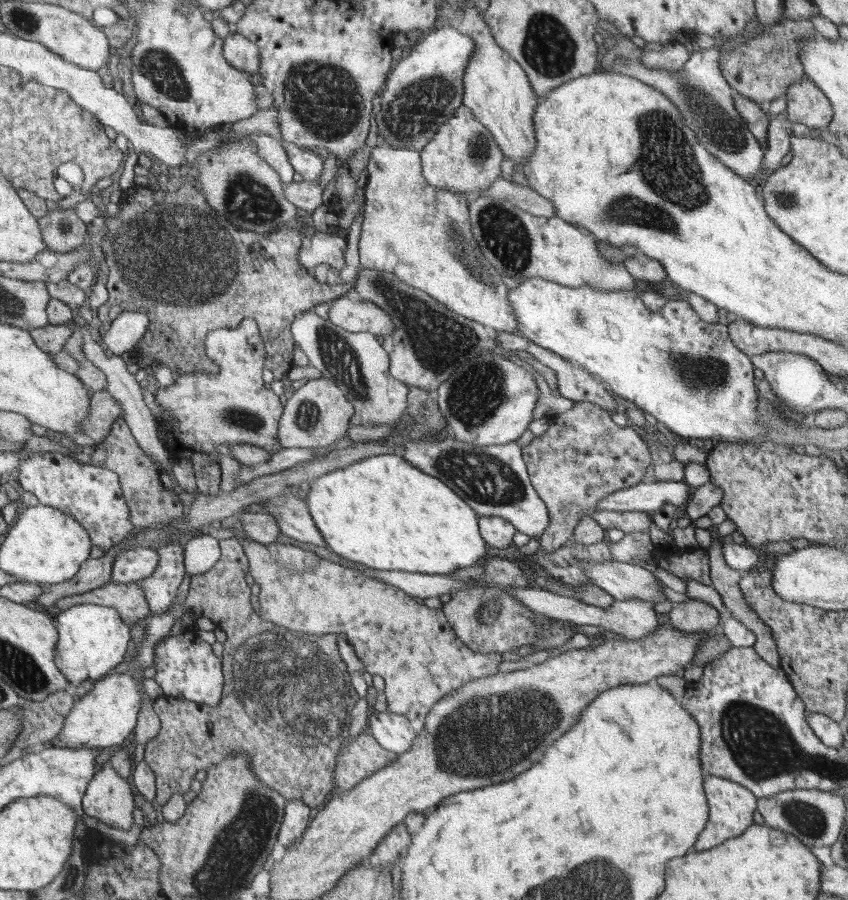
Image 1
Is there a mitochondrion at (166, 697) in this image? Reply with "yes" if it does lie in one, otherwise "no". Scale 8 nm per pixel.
no

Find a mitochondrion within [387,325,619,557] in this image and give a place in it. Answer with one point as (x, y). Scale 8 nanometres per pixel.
(484, 478)

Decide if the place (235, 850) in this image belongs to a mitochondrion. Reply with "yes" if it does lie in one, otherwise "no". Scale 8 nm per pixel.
yes

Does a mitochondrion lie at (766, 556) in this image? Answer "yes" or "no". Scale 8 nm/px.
no

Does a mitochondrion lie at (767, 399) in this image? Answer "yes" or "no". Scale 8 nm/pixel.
yes

